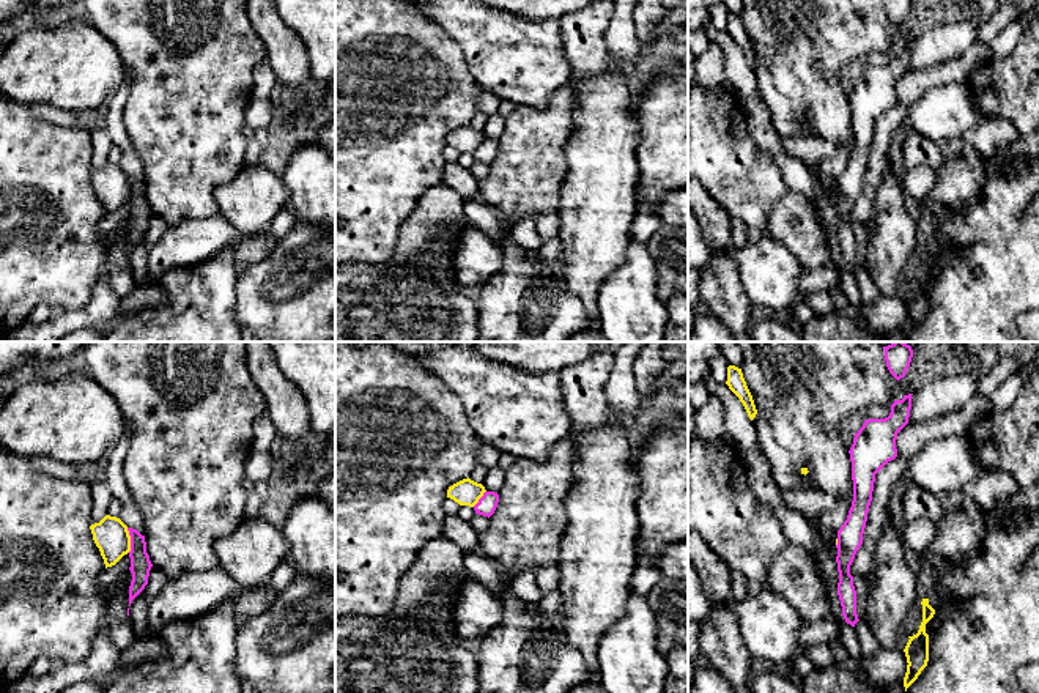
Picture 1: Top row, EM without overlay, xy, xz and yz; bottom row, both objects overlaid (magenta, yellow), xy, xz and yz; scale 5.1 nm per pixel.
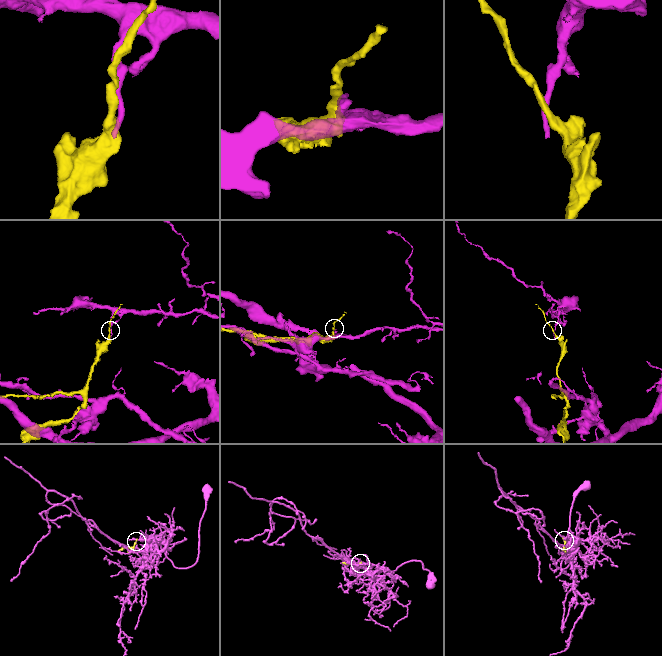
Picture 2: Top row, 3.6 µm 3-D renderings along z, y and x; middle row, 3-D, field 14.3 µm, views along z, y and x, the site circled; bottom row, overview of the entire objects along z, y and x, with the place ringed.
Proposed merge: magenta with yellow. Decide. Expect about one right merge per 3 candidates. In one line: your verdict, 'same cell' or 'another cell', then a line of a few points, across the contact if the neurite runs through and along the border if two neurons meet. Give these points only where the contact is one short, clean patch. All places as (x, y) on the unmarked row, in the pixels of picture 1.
another cell; line xy (126, 175), (129, 199)

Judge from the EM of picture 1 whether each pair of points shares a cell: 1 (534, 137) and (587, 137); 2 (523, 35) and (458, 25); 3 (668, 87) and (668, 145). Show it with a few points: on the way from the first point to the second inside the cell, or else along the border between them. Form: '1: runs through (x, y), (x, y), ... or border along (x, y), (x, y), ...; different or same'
1: border along (576, 101), (575, 133), (565, 150), (565, 174); different
2: runs through (507, 35), (485, 35), (474, 25); same
3: runs through (668, 101), (668, 131); same

